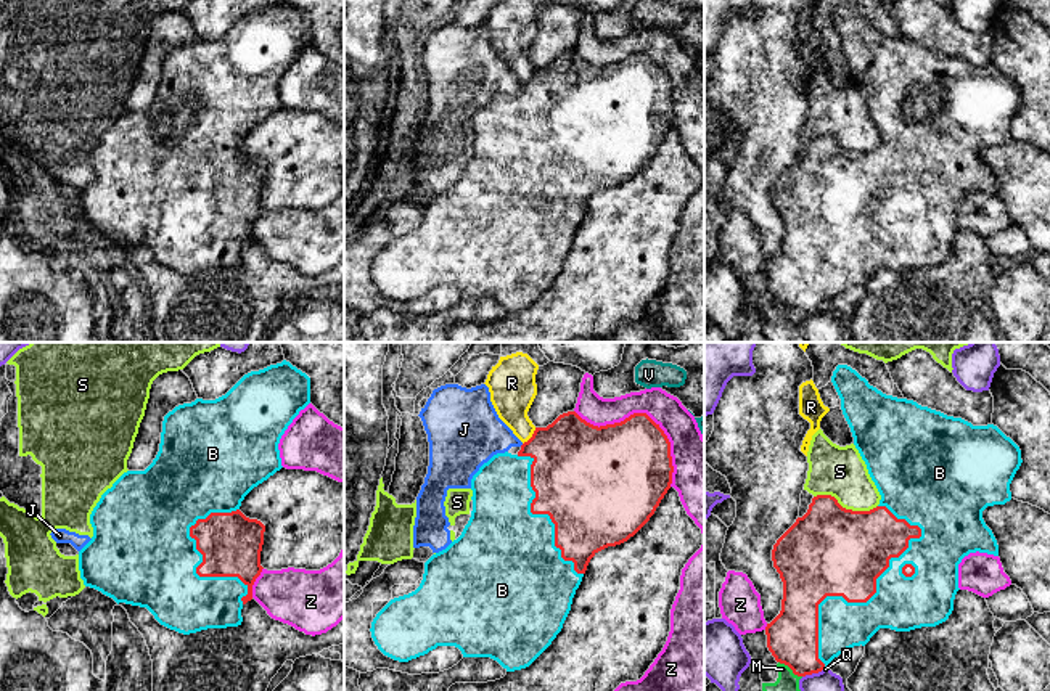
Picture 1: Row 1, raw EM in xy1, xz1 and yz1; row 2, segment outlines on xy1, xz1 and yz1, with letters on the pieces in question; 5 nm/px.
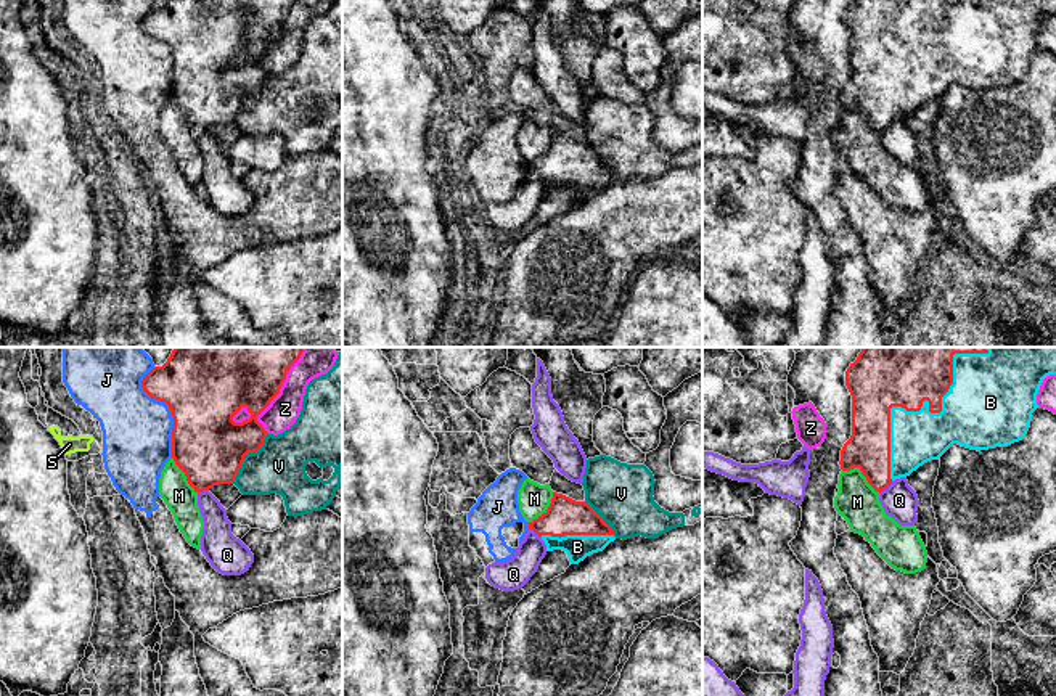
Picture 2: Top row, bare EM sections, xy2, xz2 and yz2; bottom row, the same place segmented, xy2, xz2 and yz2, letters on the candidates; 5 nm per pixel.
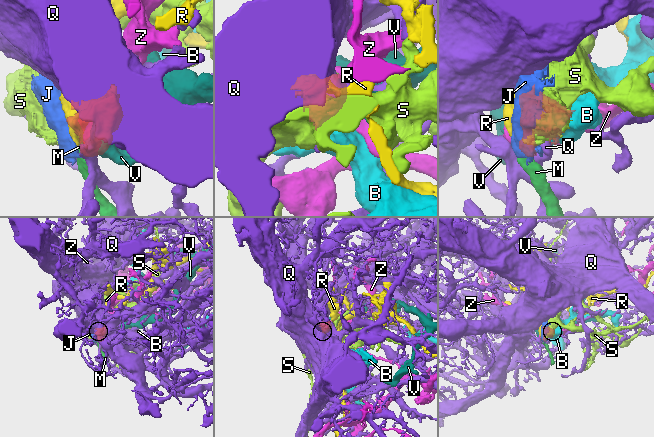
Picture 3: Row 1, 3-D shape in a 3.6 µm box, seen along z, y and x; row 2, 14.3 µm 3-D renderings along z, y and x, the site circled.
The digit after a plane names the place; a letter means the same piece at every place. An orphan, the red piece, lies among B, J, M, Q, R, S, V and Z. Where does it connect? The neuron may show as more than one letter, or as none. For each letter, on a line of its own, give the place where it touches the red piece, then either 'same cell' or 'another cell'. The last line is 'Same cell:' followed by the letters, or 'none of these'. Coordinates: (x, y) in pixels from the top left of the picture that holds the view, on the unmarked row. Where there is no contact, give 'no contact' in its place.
B: meets red in yz1 at (870, 237); same cell
J: meets red in xy2 at (169, 49); another cell
M: meets red in yz2 at (862, 113); another cell
Q: meets red in yz1 at (814, 312); another cell
R: meets red in xz1 at (533, 76); another cell
S: meets red in yz1 at (844, 148); another cell
V: meets red in xy2 at (246, 94); another cell
Z: meets red in xz1 at (647, 55); another cell
Same cell: B

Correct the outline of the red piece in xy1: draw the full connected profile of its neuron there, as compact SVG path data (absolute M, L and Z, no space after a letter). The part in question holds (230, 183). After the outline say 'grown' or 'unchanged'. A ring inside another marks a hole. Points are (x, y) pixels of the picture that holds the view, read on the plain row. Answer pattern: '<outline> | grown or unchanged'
M289 2L270 5L259 11L244 14L225 35L215 40L196 39L191 43L175 47L164 56L159 92L145 111L124 112L111 129L108 129L90 154L93 167L92 180L79 191L79 211L85 227L95 228L113 238L117 244L146 247L154 259L178 273L190 275L207 268L238 267L243 262L241 249L252 239L252 225L262 212L260 191L264 185L265 166L257 159L246 157L241 151L241 141L259 124L280 111L281 98L278 84L288 66L310 43L310 18L293 6Z | grown

